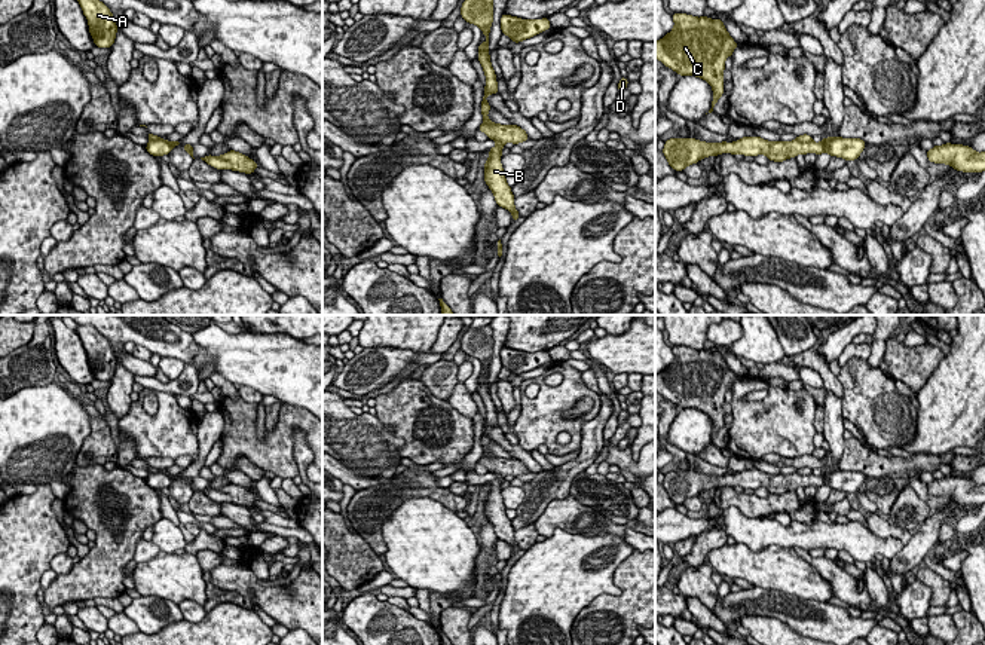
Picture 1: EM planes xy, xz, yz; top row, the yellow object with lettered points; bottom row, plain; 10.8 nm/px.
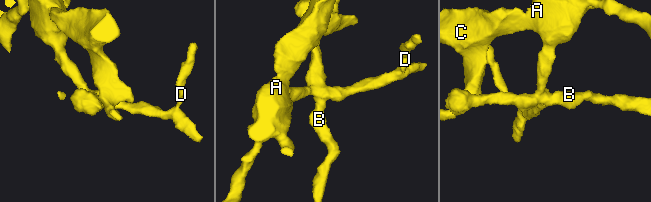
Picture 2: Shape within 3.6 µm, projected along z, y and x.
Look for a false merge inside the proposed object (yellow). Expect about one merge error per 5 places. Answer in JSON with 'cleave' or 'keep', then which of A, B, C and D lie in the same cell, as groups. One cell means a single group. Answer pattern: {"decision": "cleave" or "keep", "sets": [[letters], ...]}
{"decision": "keep", "sets": [["A", "B", "C", "D"]]}

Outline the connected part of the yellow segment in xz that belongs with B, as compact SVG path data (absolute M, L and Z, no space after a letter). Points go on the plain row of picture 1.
M490 325L481 328L468 328L461 340L461 349L477 360L481 361L486 369L486 375L478 377L478 394L486 407L486 419L481 434L481 447L483 456L478 459L478 464L484 465L490 473L496 474L496 479L489 483L489 492L483 496L484 501L484 514L489 522L493 525L498 539L508 542L513 547L513 554L520 551L518 544L514 539L514 528L511 520L507 517L505 505L501 496L501 484L505 476L518 477L529 473L529 468L524 462L517 458L501 458L495 456L487 450L489 443L492 441L487 437L486 430L498 425L498 415L495 403L490 397L489 388L489 366L493 355L493 330Z

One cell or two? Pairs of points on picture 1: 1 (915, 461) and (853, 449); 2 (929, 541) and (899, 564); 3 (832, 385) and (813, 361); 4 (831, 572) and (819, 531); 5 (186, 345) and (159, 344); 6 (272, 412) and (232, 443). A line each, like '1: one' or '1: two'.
1: one
2: one
3: one
4: two
5: one
6: two

